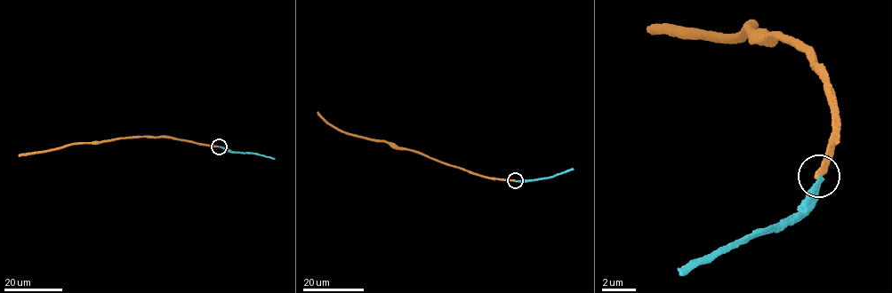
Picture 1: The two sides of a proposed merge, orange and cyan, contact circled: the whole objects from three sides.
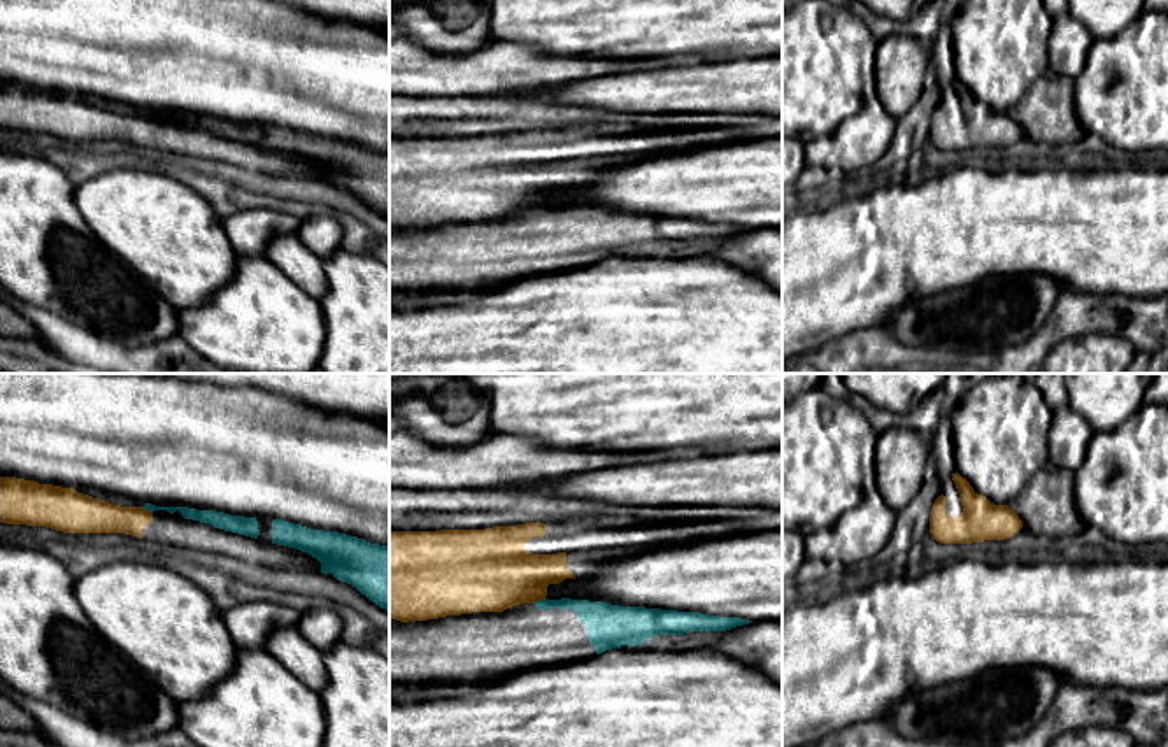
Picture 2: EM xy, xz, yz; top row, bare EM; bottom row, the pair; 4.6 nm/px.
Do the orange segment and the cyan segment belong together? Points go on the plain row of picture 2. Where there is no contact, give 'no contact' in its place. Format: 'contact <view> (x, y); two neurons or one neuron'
contact xz (539, 206); two neurons

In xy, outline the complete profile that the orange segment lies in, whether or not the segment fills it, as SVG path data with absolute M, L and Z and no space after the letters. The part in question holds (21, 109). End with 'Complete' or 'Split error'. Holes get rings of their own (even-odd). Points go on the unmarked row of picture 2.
M0 84L0 130L46 133L63 140L125 140L260 174L321 181L316 165L288 153L267 151L167 117L121 114L74 95L16 84Z. Split error

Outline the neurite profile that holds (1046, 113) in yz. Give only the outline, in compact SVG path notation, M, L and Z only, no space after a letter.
M1050 68L1028 88L1008 114L1026 137L1049 146L1079 142L1086 135L1072 100L1072 79Z

